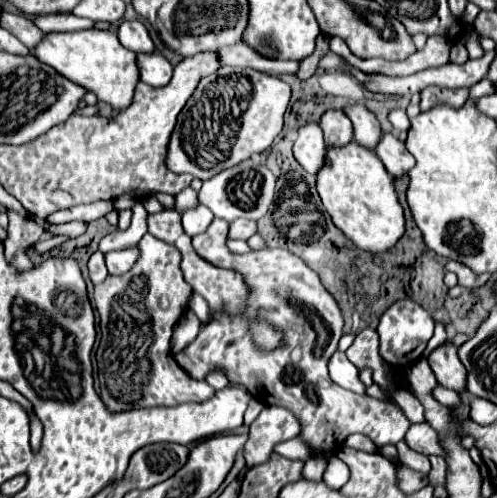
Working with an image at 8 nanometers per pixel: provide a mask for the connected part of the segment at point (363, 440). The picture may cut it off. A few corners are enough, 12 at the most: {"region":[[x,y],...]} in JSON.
{"region":[[350,435],[344,446],[375,453],[377,447],[364,435]]}

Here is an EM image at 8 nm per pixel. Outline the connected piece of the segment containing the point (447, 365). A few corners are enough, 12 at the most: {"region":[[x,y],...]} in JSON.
{"region":[[449,341],[427,355],[437,381],[465,389],[465,367]]}

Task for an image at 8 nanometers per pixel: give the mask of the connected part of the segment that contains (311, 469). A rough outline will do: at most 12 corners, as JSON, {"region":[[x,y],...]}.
{"region":[[323,459],[307,461],[303,477],[321,481],[327,461]]}

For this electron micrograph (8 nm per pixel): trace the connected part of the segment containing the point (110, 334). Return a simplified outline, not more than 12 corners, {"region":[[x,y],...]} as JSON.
{"region":[[151,233],[95,285],[111,413],[207,401],[173,359],[191,287]]}

